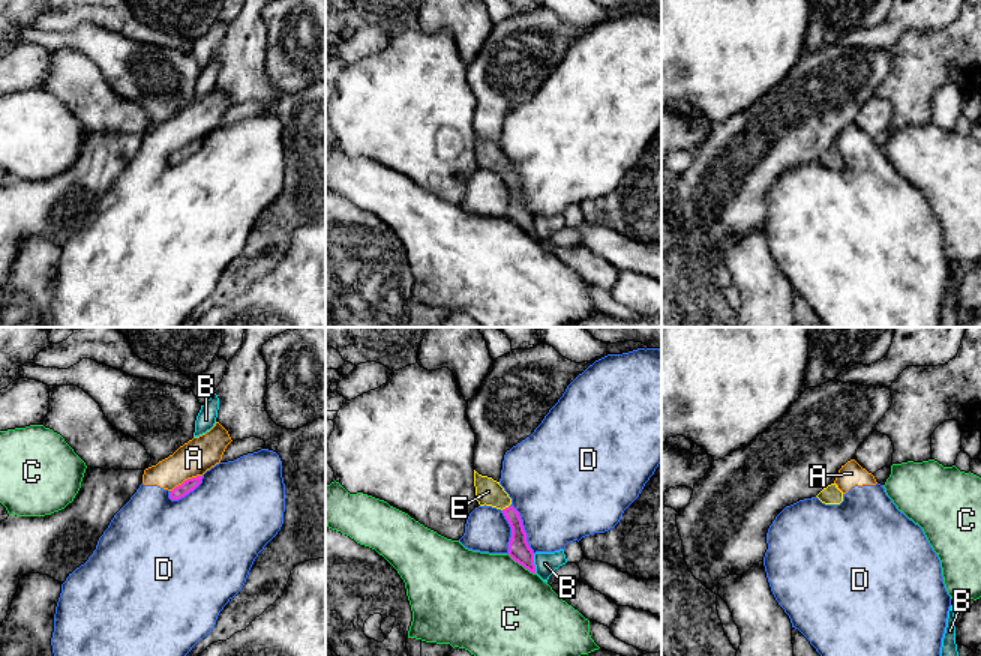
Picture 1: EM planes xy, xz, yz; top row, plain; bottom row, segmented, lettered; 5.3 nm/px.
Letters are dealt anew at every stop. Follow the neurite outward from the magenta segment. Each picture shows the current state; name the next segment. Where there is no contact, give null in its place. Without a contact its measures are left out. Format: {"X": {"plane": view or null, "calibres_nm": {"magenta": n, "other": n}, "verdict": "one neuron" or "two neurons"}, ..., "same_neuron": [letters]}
{"A": {"plane": "xy", "calibres_nm": {"magenta": 70, "other": 190}, "verdict": "two neurons"}, "B": {"plane": "xz", "calibres_nm": {"magenta": 120, "other": 110}, "verdict": "two neurons"}, "C": {"plane": "xz", "calibres_nm": {"magenta": 120, "other": 480}, "verdict": "two neurons"}, "D": {"plane": "xz", "calibres_nm": {"magenta": 120, "other": 460}, "verdict": "two neurons"}, "E": {"plane": "xz", "calibres_nm": {"magenta": 120, "other": 140}, "verdict": "one neuron"}, "same_neuron": ["E"]}

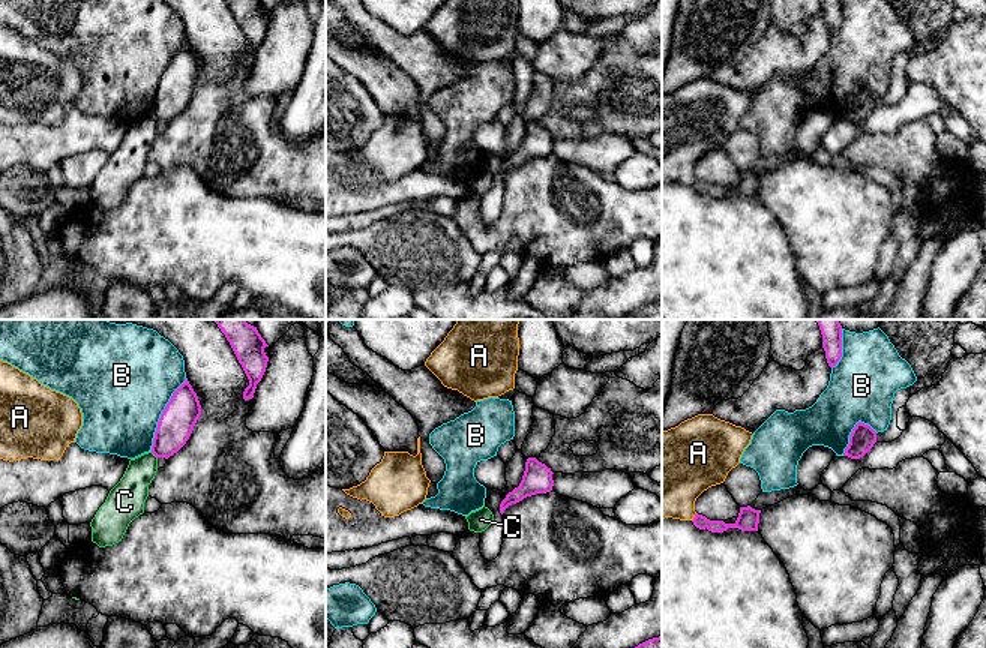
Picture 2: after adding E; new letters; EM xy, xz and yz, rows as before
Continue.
{"A": {"plane": "yz", "calibres_nm": {"magenta": 70, "other": 380}, "verdict": "two neurons"}, "B": {"plane": "xy", "calibres_nm": {"magenta": 190, "other": 500}, "verdict": "two neurons"}, "C": {"plane": "xy", "calibres_nm": {"magenta": 190, "other": 180}, "verdict": "two neurons"}, "same_neuron": []}

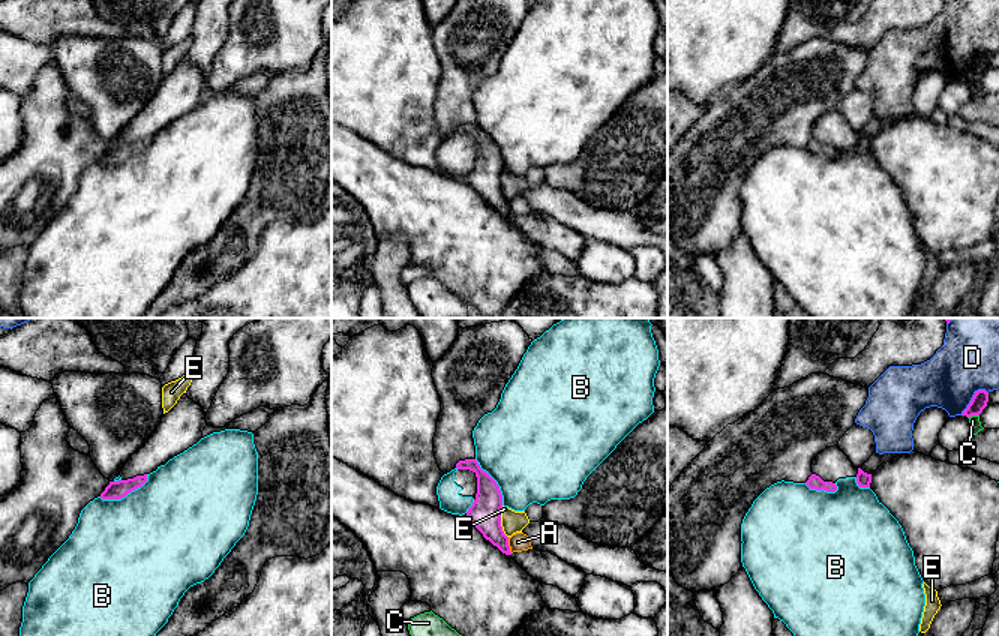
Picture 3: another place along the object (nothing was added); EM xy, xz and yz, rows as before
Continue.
{"A": {"plane": "xz", "calibres_nm": {"magenta": 170, "other": 100}, "verdict": "two neurons"}, "B": {"plane": "xy", "calibres_nm": {"magenta": 100, "other": 500}, "verdict": "two neurons"}, "C": {"plane": "yz", "calibres_nm": {"magenta": 90, "other": 60}, "verdict": "two neurons"}, "D": {"plane": "yz", "calibres_nm": {"magenta": 90, "other": 320}, "verdict": "two neurons"}, "E": {"plane": "xz", "calibres_nm": {"magenta": 170, "other": 120}, "verdict": "two neurons"}, "same_neuron": []}

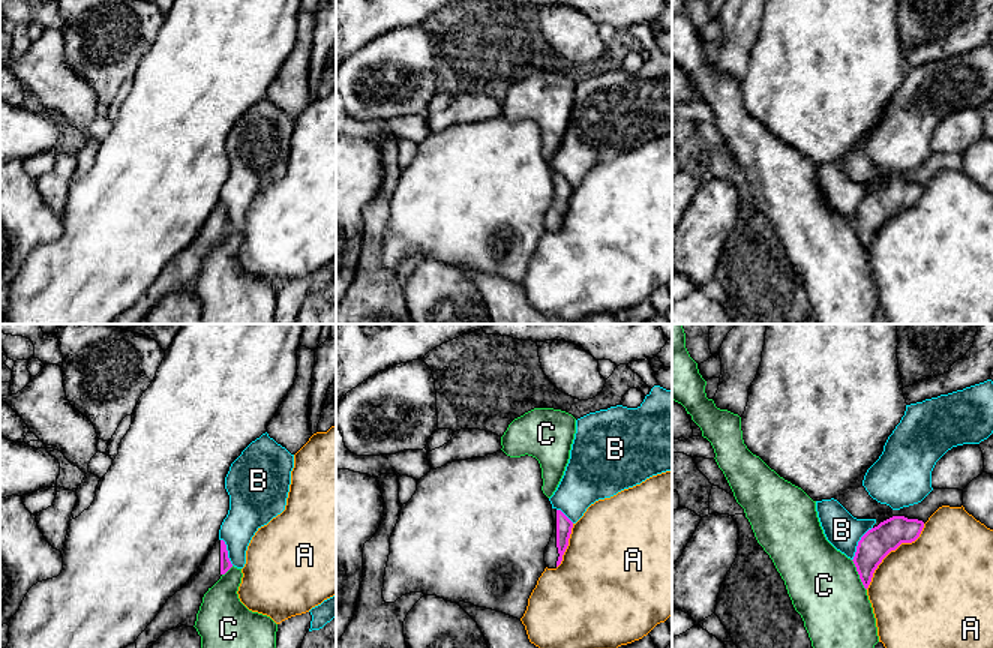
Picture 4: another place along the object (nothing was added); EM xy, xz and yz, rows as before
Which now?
{"A": {"plane": "yz", "calibres_nm": {"magenta": 170, "other": 480}, "verdict": "two neurons"}, "B": {"plane": "yz", "calibres_nm": {"magenta": 170, "other": 190}, "verdict": "two neurons"}, "C": {"plane": "yz", "calibres_nm": {"magenta": 170, "other": 380}, "verdict": "two neurons"}, "same_neuron": []}

